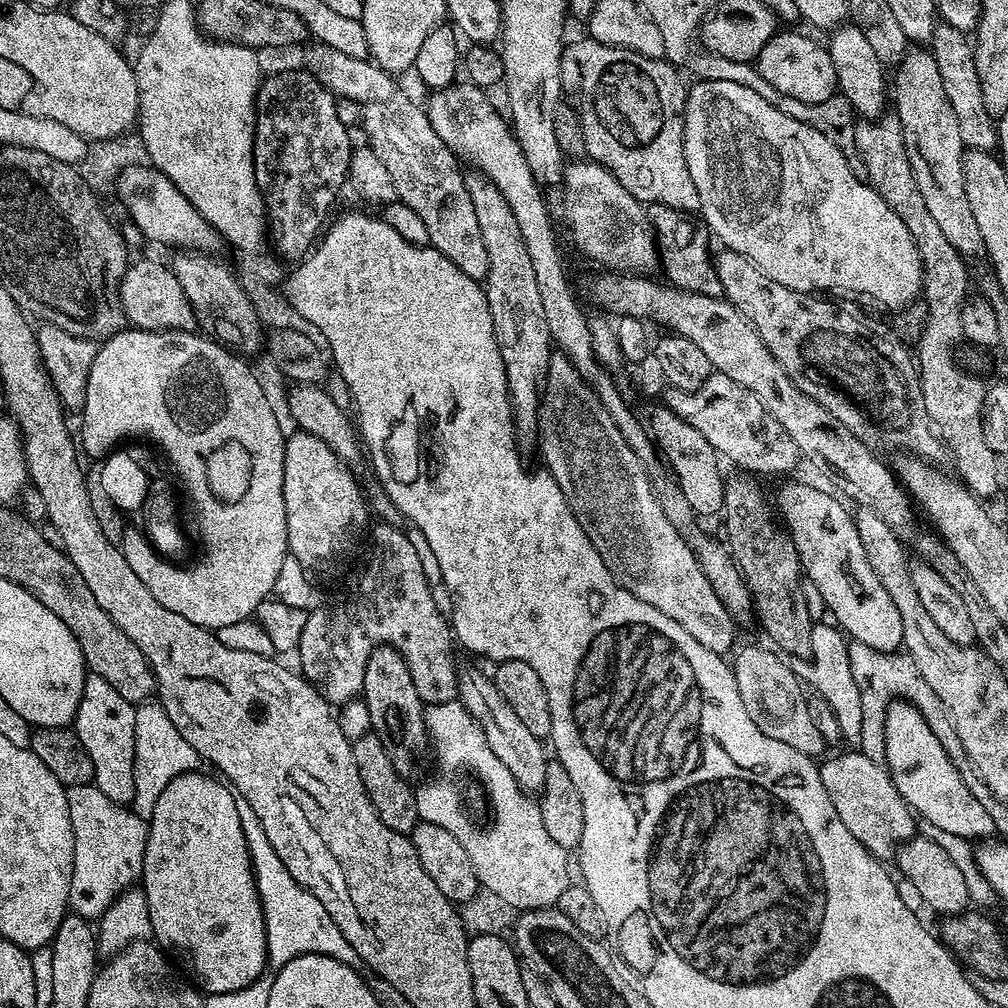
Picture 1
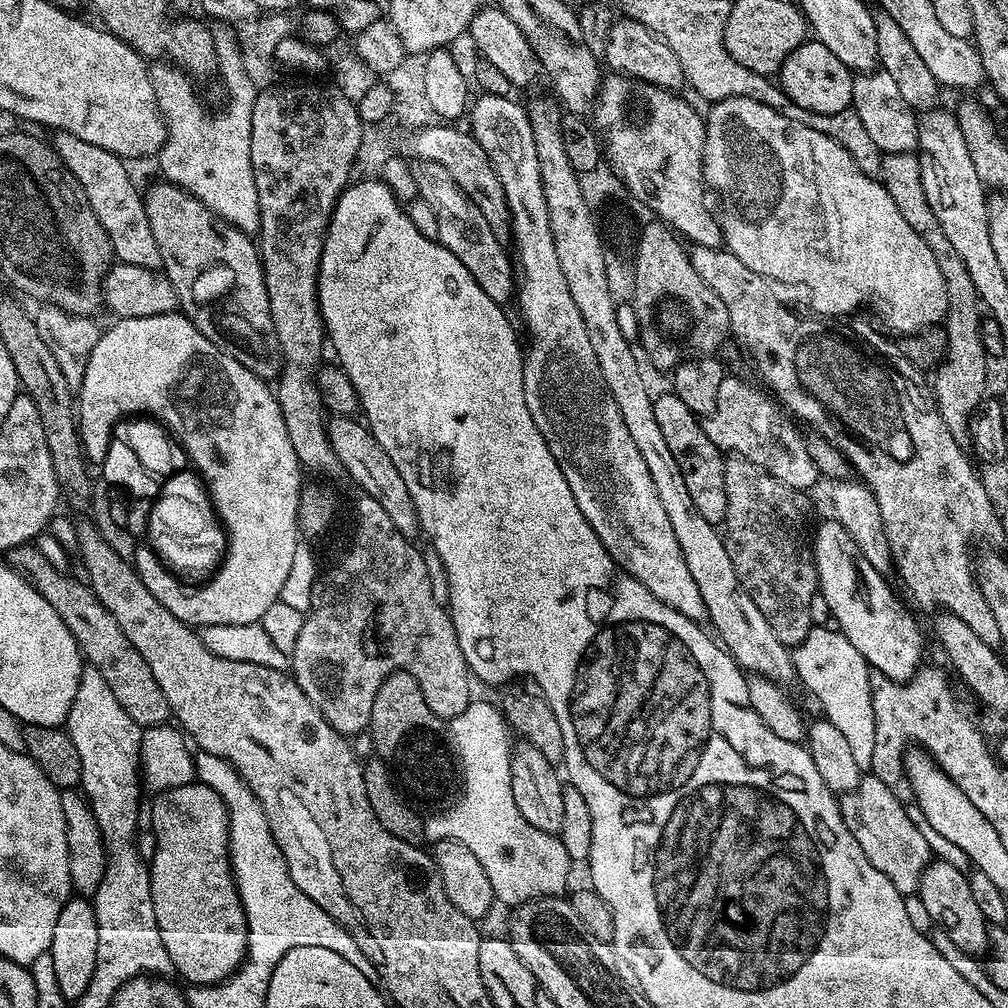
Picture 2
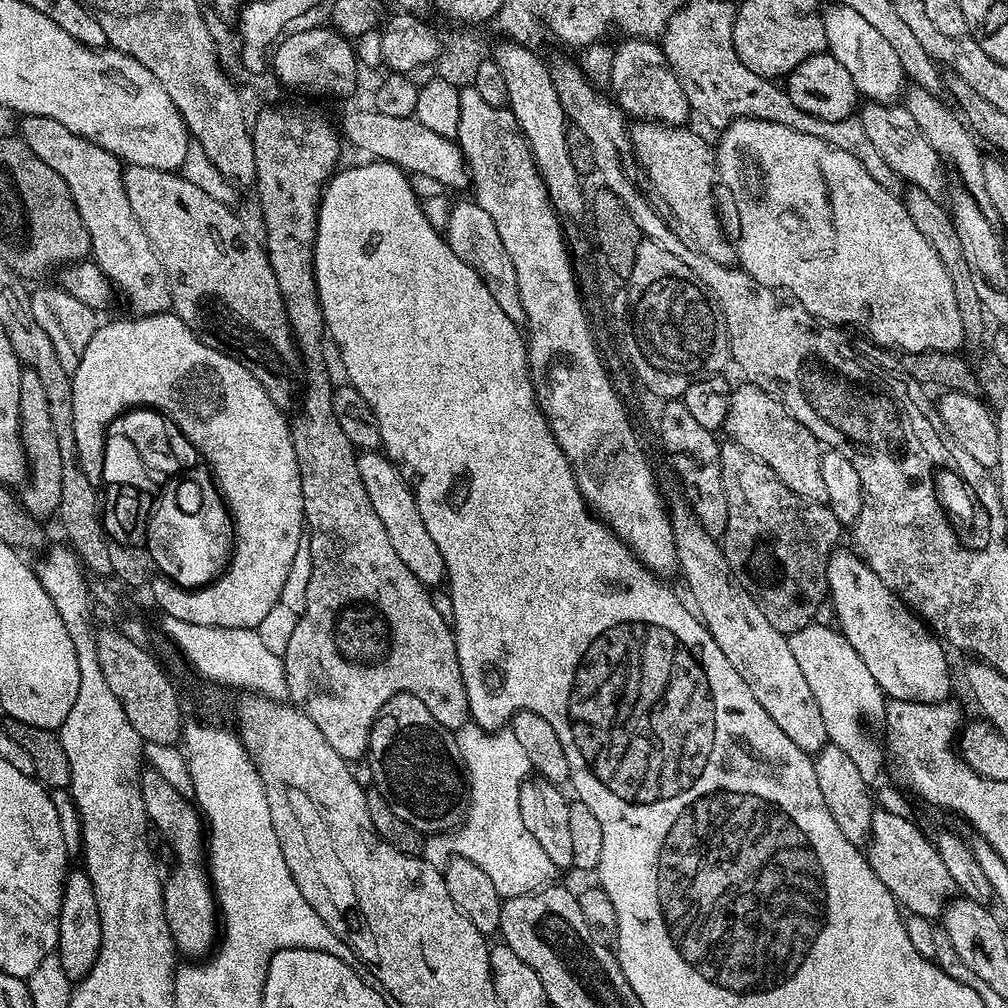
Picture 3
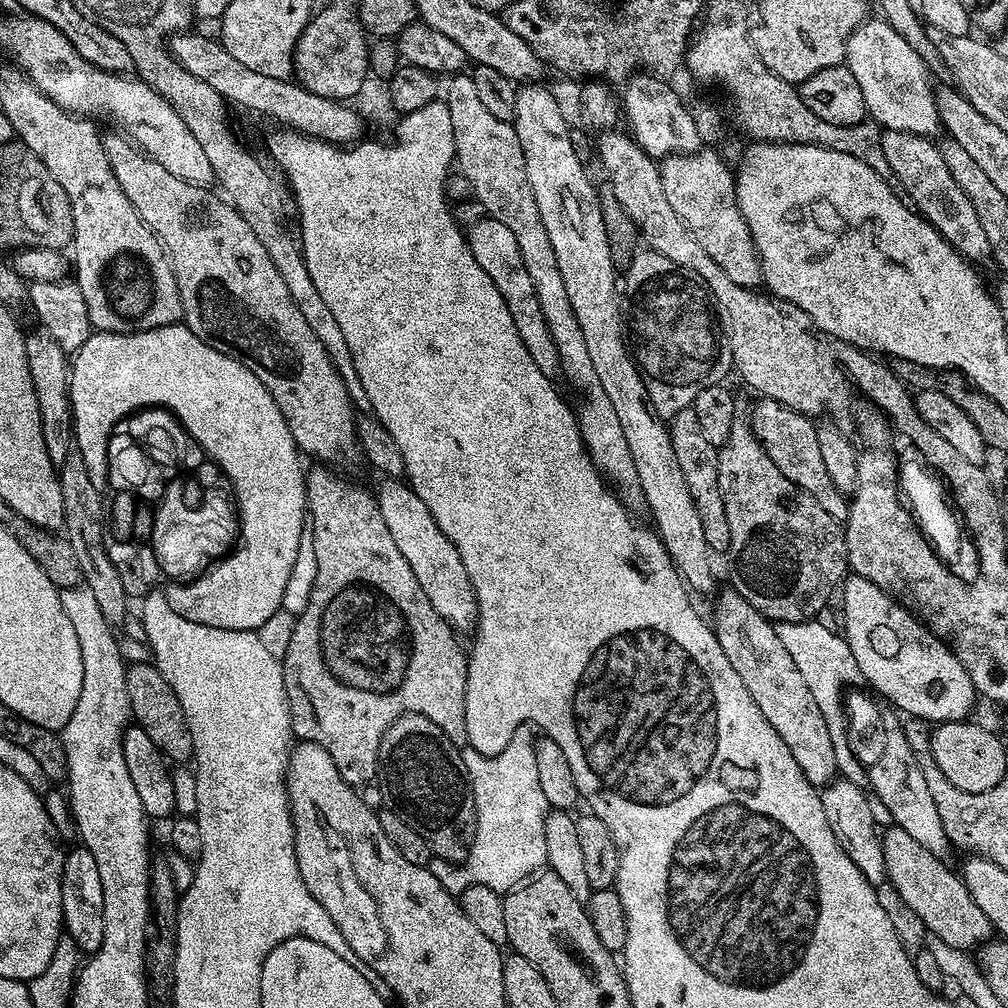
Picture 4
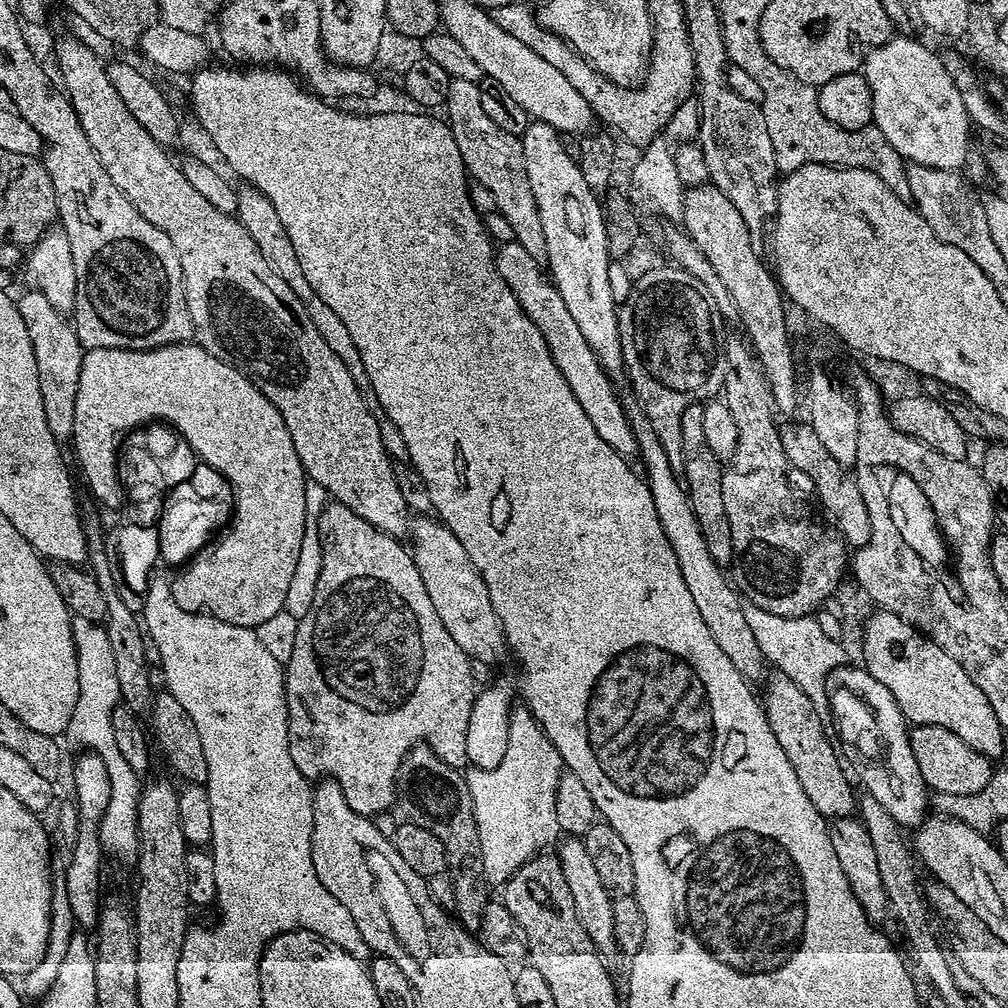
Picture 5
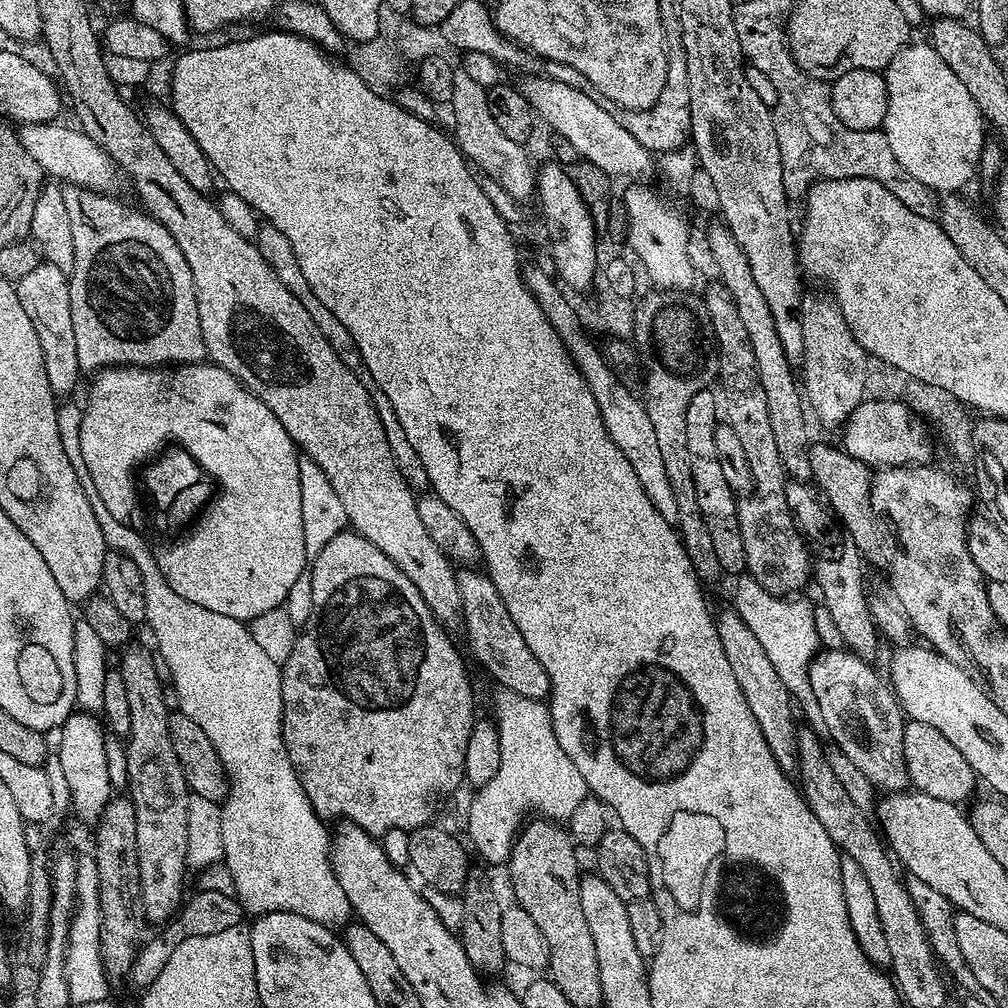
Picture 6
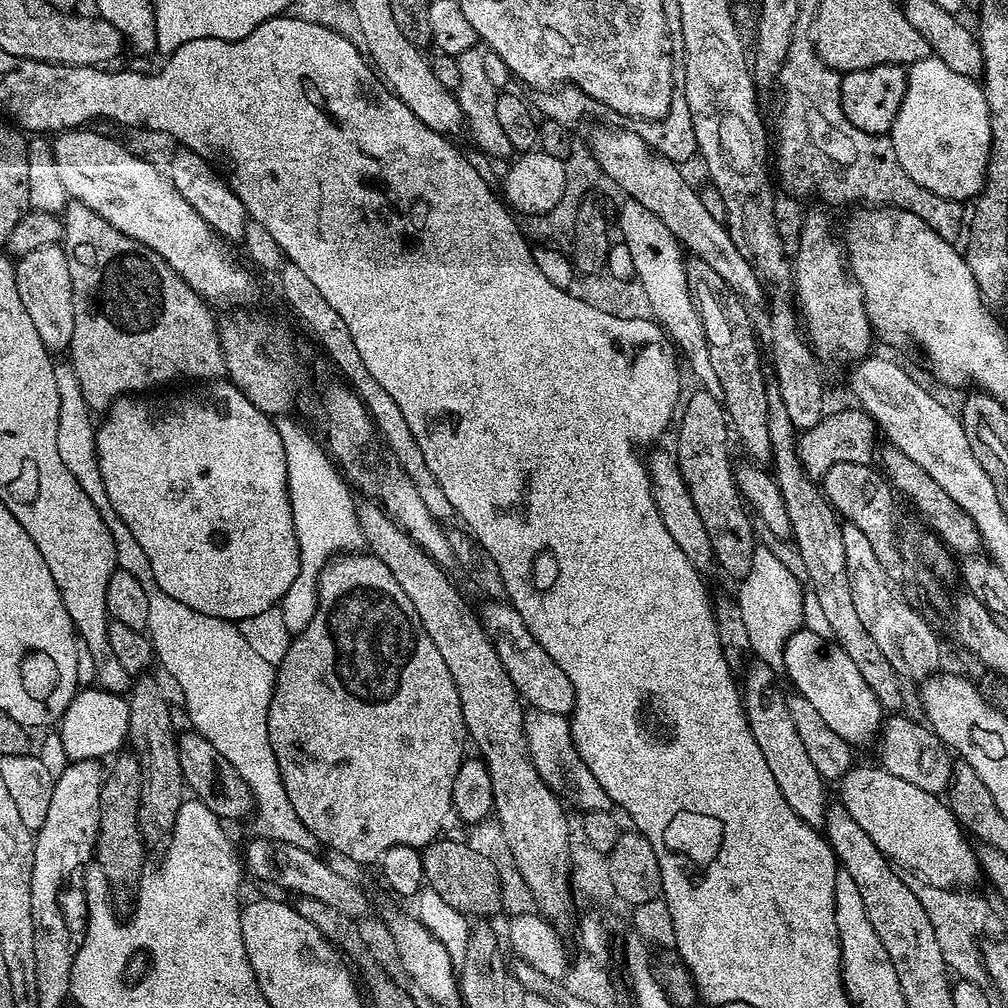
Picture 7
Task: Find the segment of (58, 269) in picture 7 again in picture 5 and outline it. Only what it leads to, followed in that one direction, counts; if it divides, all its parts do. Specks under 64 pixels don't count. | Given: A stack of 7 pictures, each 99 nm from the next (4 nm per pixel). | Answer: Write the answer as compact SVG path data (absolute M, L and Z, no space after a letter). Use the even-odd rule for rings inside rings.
M24 290L18 296L20 313L30 330L30 346L34 346L34 362L38 362L38 387L42 390L42 410L50 422L54 438L61 442L72 439L74 430L74 402L78 402L78 378L82 374L85 349L78 342L78 334L63 312L54 310L45 295Z

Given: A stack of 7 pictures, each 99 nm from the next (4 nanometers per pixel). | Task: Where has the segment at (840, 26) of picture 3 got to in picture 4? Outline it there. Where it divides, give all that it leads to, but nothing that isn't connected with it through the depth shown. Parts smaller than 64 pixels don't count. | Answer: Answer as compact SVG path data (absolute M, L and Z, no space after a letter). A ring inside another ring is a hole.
M885 19L877 20L877 24L865 22L858 25L854 34L850 34L844 51L846 66L862 89L868 116L884 130L935 137L935 132L939 133L942 125L936 105L934 79L926 62Z

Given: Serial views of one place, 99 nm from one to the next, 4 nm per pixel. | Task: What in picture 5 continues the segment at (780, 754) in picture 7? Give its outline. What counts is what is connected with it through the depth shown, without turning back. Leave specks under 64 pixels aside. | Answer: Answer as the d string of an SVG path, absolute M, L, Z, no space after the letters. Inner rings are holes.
M642 410L633 411L630 421L637 440L638 460L644 463L642 472L654 498L654 510L658 510L658 522L662 522L662 534L666 534L666 542L670 542L674 558L678 558L678 570L682 570L682 578L690 589L690 595L694 597L694 606L698 606L698 614L702 614L702 622L706 622L706 630L710 630L710 638L718 642L722 654L730 658L734 670L738 670L738 674L742 674L745 680L763 681L766 676L766 659L754 633L750 631L750 625L746 623L745 601L736 591L725 569L720 568L714 558L710 558L706 538L702 538L702 526L698 526L698 518L694 518L694 510L681 477L677 469L670 466L670 458L666 458L666 450L662 450L662 442L658 442L658 434L654 434L646 414Z

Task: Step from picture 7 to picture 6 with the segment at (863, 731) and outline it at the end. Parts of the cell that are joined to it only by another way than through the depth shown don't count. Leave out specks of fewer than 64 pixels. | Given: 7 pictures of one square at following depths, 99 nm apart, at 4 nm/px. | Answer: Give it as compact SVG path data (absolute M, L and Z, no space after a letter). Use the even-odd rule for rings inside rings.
M839 651L817 654L808 668L810 686L814 690L814 698L818 698L818 704L824 704L824 688L840 688L836 696L828 696L828 700L836 700L836 708L828 704L828 712L836 712L836 716L832 716L832 724L836 724L836 728L832 728L827 735L840 736L840 743L835 747L844 744L842 754L846 754L846 758L850 758L850 762L854 762L854 766L870 778L873 789L884 794L905 791L910 784L902 754L906 717L896 700L896 693L892 691L889 681L872 669L869 661L858 658L850 651ZM844 712L856 712L856 716L864 720L864 728L868 728L868 740L864 740L864 744L856 744L856 736L852 736L852 732L840 732L840 728L844 728Z

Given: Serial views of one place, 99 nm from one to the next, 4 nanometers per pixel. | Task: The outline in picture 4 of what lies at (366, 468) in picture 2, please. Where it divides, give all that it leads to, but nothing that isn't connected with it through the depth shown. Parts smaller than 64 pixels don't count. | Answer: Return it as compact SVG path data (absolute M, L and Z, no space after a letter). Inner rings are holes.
M389 478L380 482L380 492L375 493L378 510L382 510L382 519L390 529L394 546L398 546L402 558L406 558L430 606L434 606L434 610L438 610L440 617L457 633L471 633L476 627L478 602L474 588L470 586L470 574L466 574L466 566L462 566L462 558L458 558L454 542L450 542L450 538L438 530L438 522L434 522L430 510L426 510L426 502L414 494L407 482Z

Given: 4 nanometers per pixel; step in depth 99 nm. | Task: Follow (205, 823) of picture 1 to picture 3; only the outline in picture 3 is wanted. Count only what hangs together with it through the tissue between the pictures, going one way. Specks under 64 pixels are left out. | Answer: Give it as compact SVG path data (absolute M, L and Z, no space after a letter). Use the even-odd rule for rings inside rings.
M145 767L140 774L140 789L142 790L142 802L146 806L151 827L156 828L168 839L172 852L176 855L176 865L172 873L167 873L164 880L164 913L166 914L166 926L170 926L172 940L176 944L177 953L184 958L204 958L213 951L218 940L218 909L216 898L212 891L212 881L206 867L206 828L202 823L201 813L195 803L189 797L178 794L174 786L170 786L158 774L158 770Z

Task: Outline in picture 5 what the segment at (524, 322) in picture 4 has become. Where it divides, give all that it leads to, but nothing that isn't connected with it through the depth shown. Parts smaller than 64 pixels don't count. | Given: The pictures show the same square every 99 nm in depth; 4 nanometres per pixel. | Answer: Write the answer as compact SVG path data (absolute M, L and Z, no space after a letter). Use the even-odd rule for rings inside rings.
M517 240L500 244L496 248L496 265L498 274L502 274L502 282L506 282L510 290L514 290L514 298L518 298L518 306L522 306L526 318L530 318L530 322L534 322L534 326L542 330L542 338L546 338L554 366L562 370L566 386L574 390L574 398L578 398L586 418L590 418L598 436L620 456L635 457L637 440L634 438L629 409L624 409L624 404L616 393L619 392L617 385L602 370L594 350L590 350L590 342L586 342L582 330L578 330L578 322L574 322L566 302L562 302L562 294L558 294L551 279L542 271L542 265L530 258L530 253Z

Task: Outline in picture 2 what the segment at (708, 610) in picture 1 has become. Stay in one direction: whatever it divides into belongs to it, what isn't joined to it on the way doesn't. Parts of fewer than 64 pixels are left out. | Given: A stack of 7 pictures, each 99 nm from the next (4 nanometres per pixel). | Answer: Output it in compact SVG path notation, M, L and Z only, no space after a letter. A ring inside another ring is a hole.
M480 94L477 97L470 104L470 131L478 146L482 146L486 152L486 158L490 158L498 174L498 182L502 184L510 221L511 251L518 269L520 312L528 327L528 342L526 338L524 352L526 410L530 410L530 418L534 418L538 434L542 434L550 454L554 454L554 462L558 462L558 470L562 470L566 486L570 486L570 494L574 494L578 510L582 510L586 522L590 522L594 534L598 534L602 546L610 558L614 558L620 570L638 578L638 582L642 582L642 586L646 586L654 598L666 602L666 606L678 610L678 614L686 614L686 618L697 622L707 621L706 602L702 602L702 594L690 575L690 569L686 567L682 550L678 550L678 538L674 538L670 518L666 518L666 510L654 490L650 469L642 459L638 446L634 446L634 438L630 438L626 422L622 422L618 402L614 402L614 394L610 394L606 378L602 378L602 370L598 370L598 358L590 347L590 334L586 334L586 322L582 322L582 314L578 314L578 306L574 303L574 298L570 298L570 290L566 287L562 266L558 266L554 234L550 234L550 212L546 210L546 194L542 190L542 174L538 170L538 154L534 150L528 109L512 96Z

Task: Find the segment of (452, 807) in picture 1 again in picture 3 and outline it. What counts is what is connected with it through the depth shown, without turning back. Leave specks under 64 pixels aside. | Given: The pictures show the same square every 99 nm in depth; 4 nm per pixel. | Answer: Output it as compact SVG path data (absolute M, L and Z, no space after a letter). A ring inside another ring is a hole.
M474 723L463 724L455 733L463 771L468 773L470 803L463 824L447 834L435 837L436 848L452 856L465 856L479 866L494 882L502 898L525 896L538 888L551 885L558 869L538 846L534 834L522 826L518 794L532 772L530 758L522 751L518 738L510 730L485 732Z

